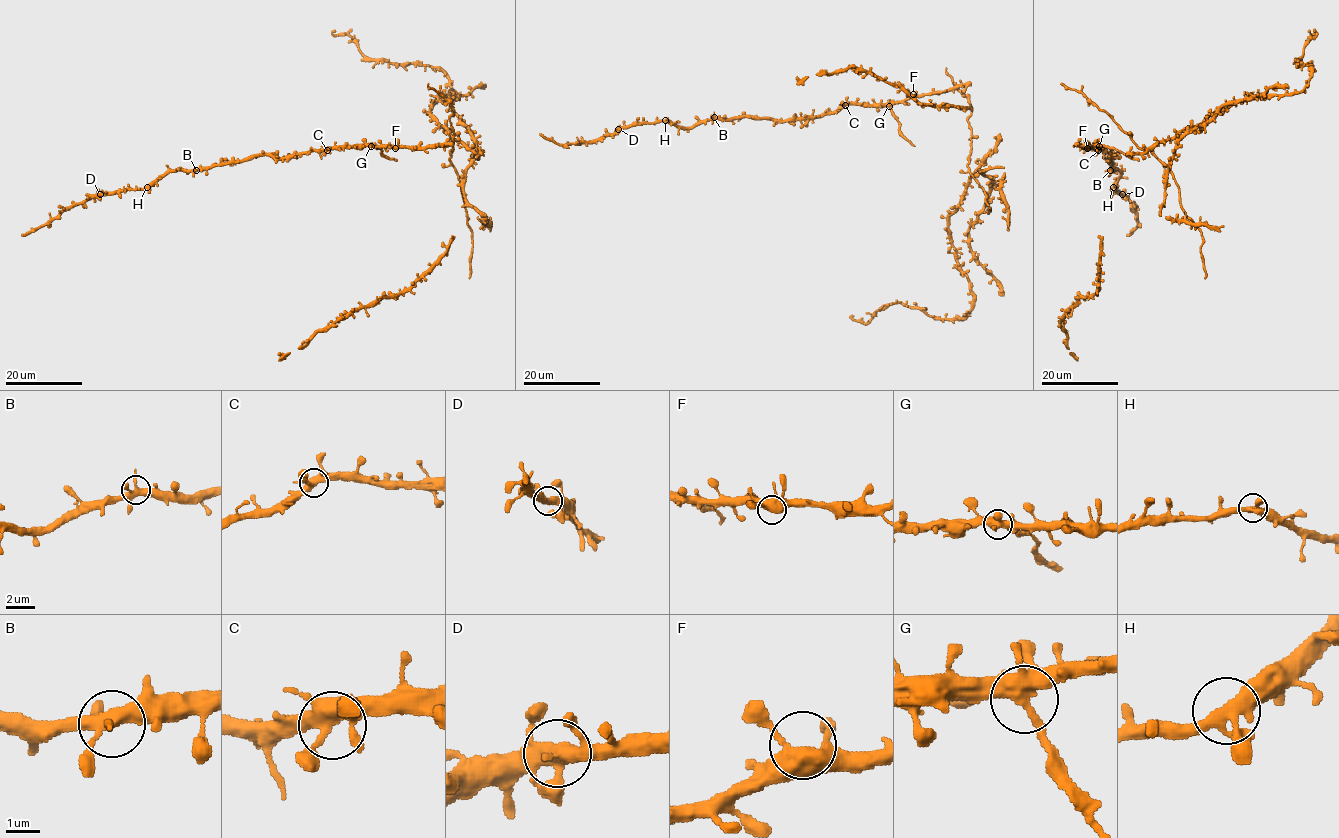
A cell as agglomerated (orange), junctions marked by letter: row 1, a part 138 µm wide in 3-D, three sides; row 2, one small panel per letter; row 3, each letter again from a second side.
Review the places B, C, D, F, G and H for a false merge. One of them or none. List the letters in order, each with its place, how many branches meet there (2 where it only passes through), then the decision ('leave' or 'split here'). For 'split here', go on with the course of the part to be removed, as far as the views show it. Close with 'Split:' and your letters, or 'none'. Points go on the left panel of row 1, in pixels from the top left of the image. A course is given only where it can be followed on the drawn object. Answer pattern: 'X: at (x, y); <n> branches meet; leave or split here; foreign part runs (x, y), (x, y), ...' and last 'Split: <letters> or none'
B: at (196, 170); 5 branches meet; leave
C: at (327, 150); 6 branches meet; leave
D: at (100, 194); 4 branches meet; leave
F: at (395, 148); 5 branches meet; leave
G: at (371, 146); 5 branches meet; split here; foreign part runs (371, 145), (397, 161)
H: at (147, 187); 4 branches meet; leave
Split: G

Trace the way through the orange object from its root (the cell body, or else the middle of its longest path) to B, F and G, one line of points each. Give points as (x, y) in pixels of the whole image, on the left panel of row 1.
B: (449, 139), (444, 143), (426, 147), (354, 145), (326, 147), (281, 158), (256, 155), (196, 170)
F: (449, 139), (431, 146), (395, 148)
G: (449, 139), (444, 143), (426, 147), (371, 145)

